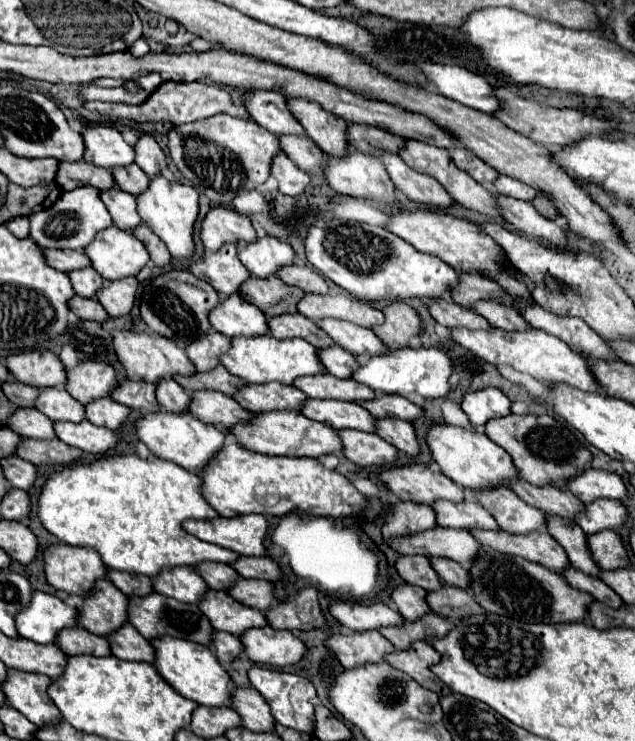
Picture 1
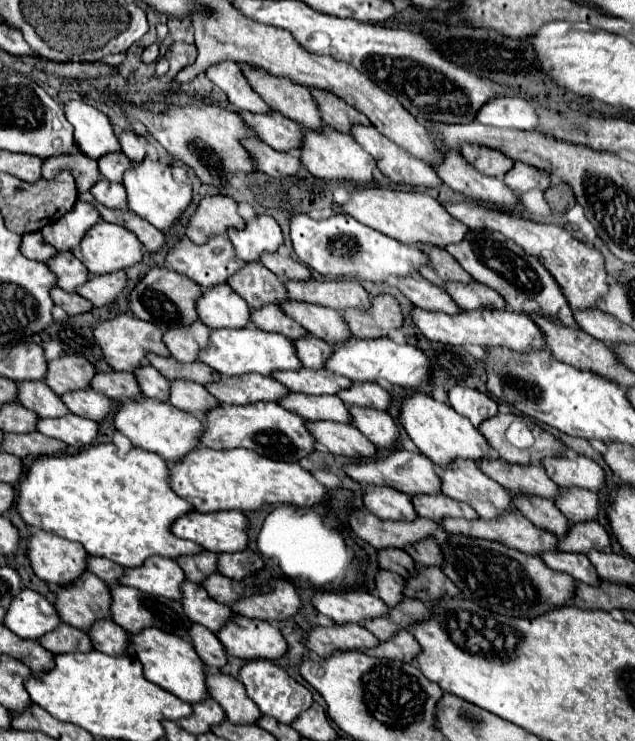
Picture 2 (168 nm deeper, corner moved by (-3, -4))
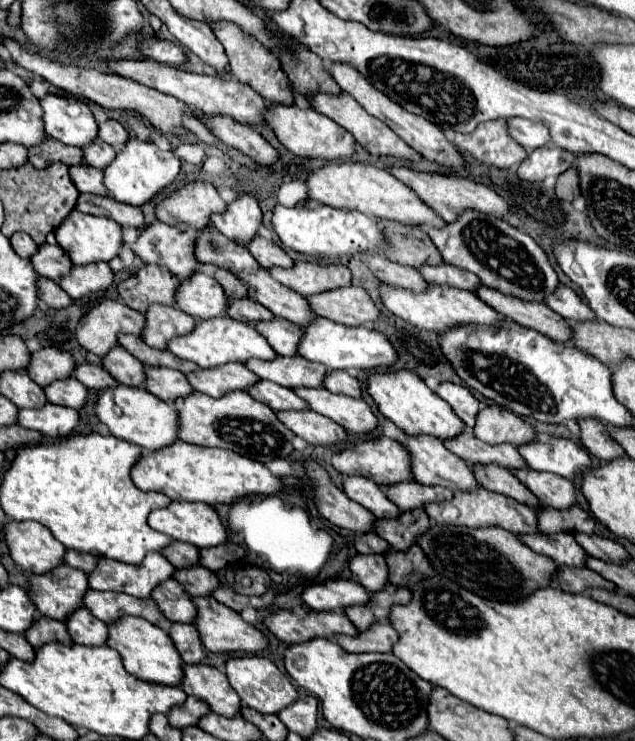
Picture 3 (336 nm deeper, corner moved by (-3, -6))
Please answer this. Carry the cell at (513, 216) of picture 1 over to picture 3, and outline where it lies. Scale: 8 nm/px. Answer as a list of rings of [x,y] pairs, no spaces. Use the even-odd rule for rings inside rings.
[[[331,63],[327,67],[327,71],[331,73],[331,77],[335,79],[335,83],[339,87],[343,87],[343,91],[347,91],[349,95],[353,95],[357,99],[359,105],[363,105],[363,109],[369,111],[369,115],[381,119],[383,123],[389,125],[389,129],[393,129],[409,147],[413,147],[415,151],[419,151],[423,157],[427,159],[435,159],[443,165],[453,165],[453,167],[461,167],[463,165],[463,157],[461,153],[455,149],[453,143],[449,143],[441,129],[435,127],[433,123],[427,123],[427,119],[419,117],[419,115],[413,115],[409,111],[405,111],[403,107],[399,107],[397,103],[393,103],[387,95],[383,95],[381,91],[377,91],[375,87],[371,87],[371,83],[367,83],[367,79],[363,79],[363,75],[359,75],[359,71],[355,71],[355,67],[347,65],[347,63]]]

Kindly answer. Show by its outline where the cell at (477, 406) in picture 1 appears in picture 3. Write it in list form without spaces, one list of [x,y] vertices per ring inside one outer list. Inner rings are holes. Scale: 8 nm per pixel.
[[[441,383],[437,387],[437,395],[451,405],[451,409],[455,411],[455,415],[459,419],[463,419],[465,429],[473,431],[473,427],[475,427],[475,415],[479,411],[479,401],[471,395],[471,391],[467,387],[463,387],[463,385]]]

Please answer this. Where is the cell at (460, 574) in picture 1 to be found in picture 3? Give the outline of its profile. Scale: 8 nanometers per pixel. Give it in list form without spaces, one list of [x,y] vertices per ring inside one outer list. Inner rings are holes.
[[[411,509],[403,511],[395,519],[375,519],[373,529],[379,537],[383,537],[393,549],[405,551],[417,537],[429,529],[429,517],[425,509]]]

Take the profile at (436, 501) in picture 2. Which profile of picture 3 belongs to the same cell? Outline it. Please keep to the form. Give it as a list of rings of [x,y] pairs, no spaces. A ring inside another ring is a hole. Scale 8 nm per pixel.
[[[403,481],[383,487],[383,493],[393,499],[401,511],[411,511],[411,507],[423,507],[425,503],[441,503],[451,499],[453,491],[445,487],[425,487],[417,481]]]

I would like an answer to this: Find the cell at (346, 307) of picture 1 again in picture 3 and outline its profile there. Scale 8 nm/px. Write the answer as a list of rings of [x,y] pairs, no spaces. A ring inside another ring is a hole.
[[[295,261],[291,269],[271,267],[271,277],[285,287],[297,291],[305,299],[315,293],[331,291],[337,287],[351,285],[351,271],[339,263],[315,263],[315,261]]]

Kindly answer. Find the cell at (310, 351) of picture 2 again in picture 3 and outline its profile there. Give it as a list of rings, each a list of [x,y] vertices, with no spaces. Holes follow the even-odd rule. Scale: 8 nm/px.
[[[271,319],[271,323],[257,323],[255,329],[267,339],[277,355],[295,355],[301,339],[301,327],[287,319]]]

